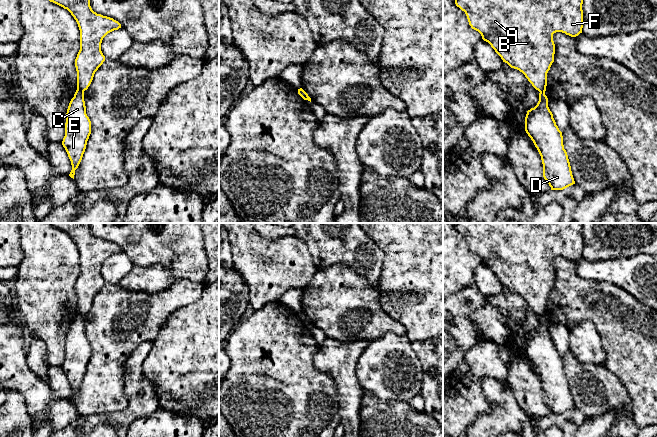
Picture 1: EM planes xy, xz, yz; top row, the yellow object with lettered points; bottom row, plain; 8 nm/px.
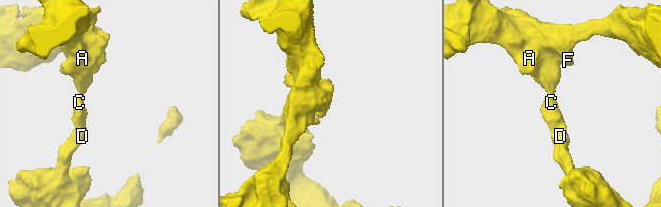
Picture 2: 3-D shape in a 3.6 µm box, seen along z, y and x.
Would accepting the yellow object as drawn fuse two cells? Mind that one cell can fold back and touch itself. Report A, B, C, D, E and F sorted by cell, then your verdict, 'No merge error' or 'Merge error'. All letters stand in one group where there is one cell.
Groups: A B F / C D E. Merge error

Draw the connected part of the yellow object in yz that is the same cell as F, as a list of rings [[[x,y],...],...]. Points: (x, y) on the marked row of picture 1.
[[[455,0],[455,4],[503,62],[522,72],[542,93],[546,91],[547,73],[554,62],[553,34],[562,32],[576,37],[582,33],[583,0]]]

